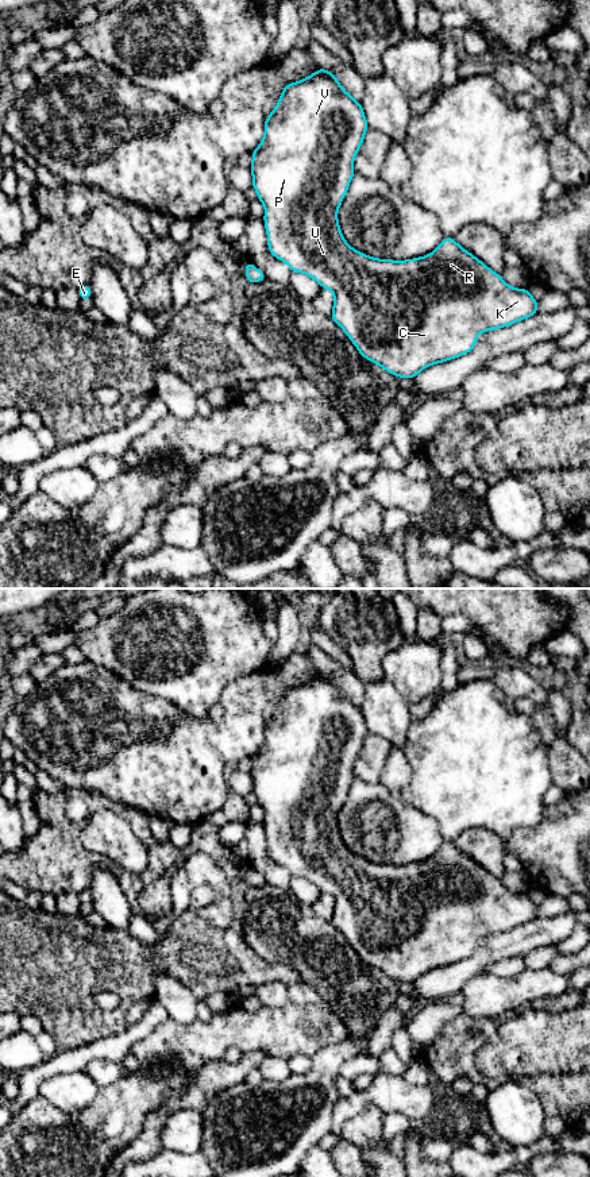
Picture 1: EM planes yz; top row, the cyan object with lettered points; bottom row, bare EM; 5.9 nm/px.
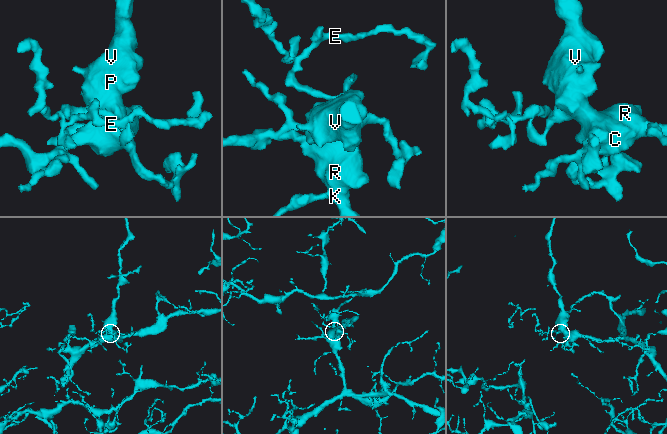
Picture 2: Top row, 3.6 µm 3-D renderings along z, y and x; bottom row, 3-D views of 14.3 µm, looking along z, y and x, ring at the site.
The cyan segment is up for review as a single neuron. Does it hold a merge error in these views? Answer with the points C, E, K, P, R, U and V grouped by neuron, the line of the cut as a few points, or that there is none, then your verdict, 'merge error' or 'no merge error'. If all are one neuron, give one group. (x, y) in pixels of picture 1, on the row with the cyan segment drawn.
C E K P R U V; no cut; no merge error

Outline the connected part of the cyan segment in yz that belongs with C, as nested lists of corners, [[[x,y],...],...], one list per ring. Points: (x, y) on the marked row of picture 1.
[[[320,67],[306,78],[288,84],[265,120],[262,142],[251,153],[252,188],[265,207],[270,254],[285,262],[292,273],[304,273],[333,293],[331,317],[363,358],[392,375],[414,379],[425,367],[470,352],[479,332],[505,328],[537,314],[537,300],[527,288],[509,286],[451,236],[446,236],[431,254],[406,261],[378,259],[352,248],[343,238],[338,212],[355,174],[354,158],[367,130],[360,103],[343,89],[333,73]]]

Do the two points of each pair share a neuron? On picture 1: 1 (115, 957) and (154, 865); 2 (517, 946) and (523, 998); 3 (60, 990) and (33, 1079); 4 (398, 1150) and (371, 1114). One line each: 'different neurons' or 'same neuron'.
1: different neurons
2: different neurons
3: different neurons
4: different neurons

